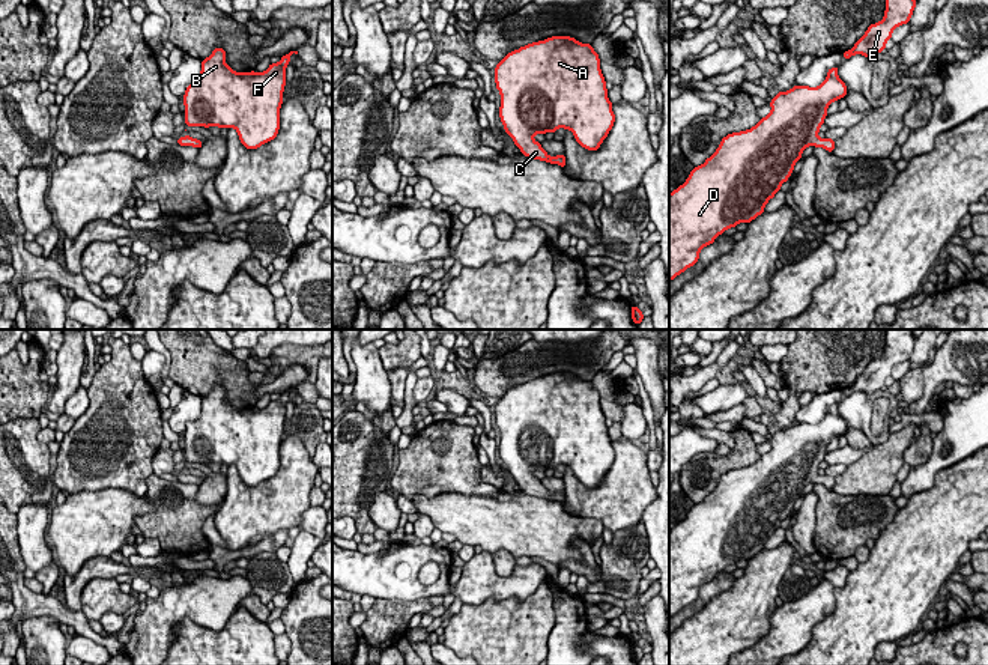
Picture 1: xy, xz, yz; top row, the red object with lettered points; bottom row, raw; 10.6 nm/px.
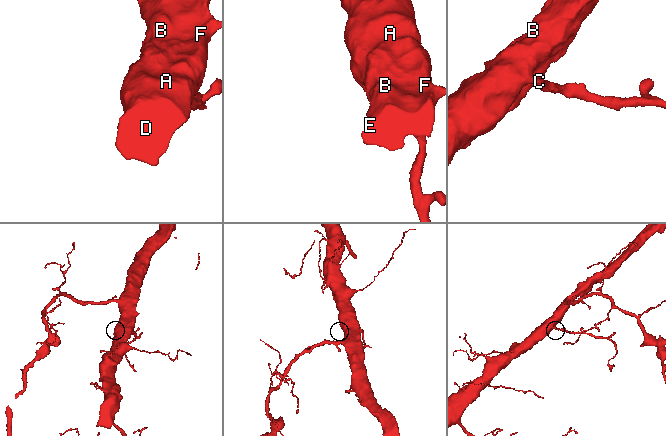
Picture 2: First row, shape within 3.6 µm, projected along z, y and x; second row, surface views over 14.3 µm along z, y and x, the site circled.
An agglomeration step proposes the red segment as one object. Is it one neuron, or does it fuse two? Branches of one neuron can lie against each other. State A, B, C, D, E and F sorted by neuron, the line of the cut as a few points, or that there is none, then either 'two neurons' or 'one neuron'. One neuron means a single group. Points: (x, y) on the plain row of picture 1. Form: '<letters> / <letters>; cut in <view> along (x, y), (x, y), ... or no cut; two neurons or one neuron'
A B C D E F; no cut; one neuron

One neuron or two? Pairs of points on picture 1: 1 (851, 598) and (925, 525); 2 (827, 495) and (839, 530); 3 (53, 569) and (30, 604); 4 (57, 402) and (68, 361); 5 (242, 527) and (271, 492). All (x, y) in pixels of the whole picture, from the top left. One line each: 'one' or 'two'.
1: one
2: one
3: two
4: one
5: one

